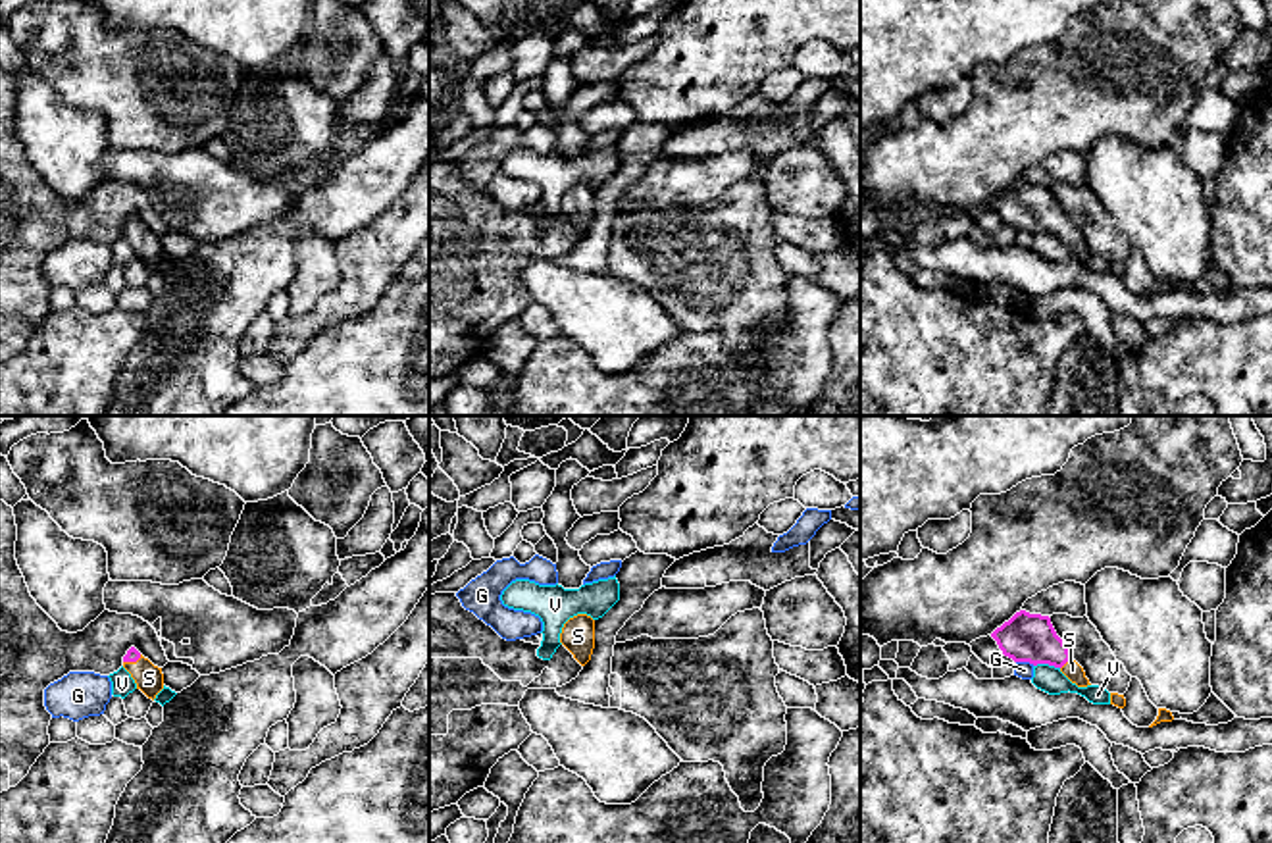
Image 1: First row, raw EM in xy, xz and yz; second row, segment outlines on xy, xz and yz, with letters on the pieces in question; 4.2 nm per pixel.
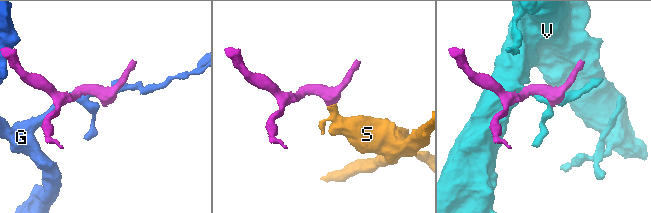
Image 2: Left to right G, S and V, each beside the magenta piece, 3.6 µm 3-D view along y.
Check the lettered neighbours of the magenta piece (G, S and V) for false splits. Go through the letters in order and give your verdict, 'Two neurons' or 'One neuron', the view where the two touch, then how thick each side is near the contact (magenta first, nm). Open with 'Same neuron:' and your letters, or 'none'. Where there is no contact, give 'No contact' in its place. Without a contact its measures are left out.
Same neuron: S
G: Two neurons. Touches magenta in yz. Thickness 200 nm (magenta) against 70 nm
S: One neuron. Touches magenta in yz. Thickness 200 nm (magenta) against 80 nm
V: Two neurons. Touches magenta in yz. Thickness 200 nm (magenta) against 110 nm

